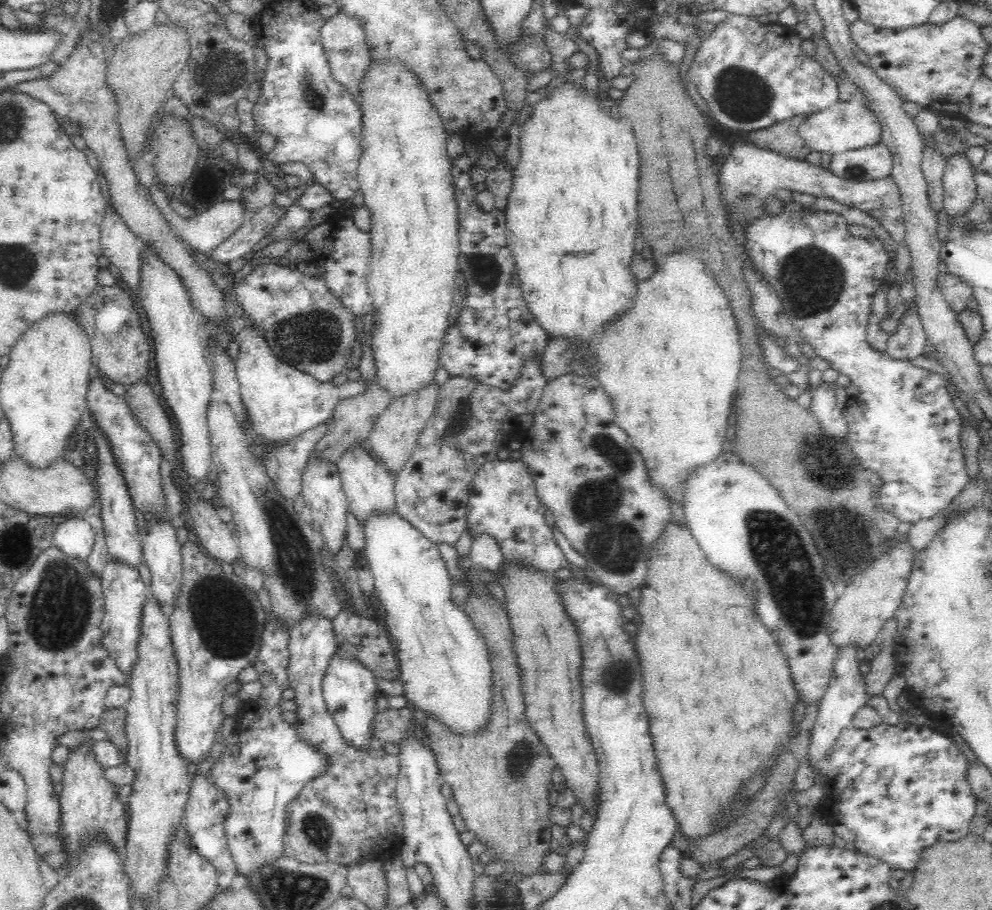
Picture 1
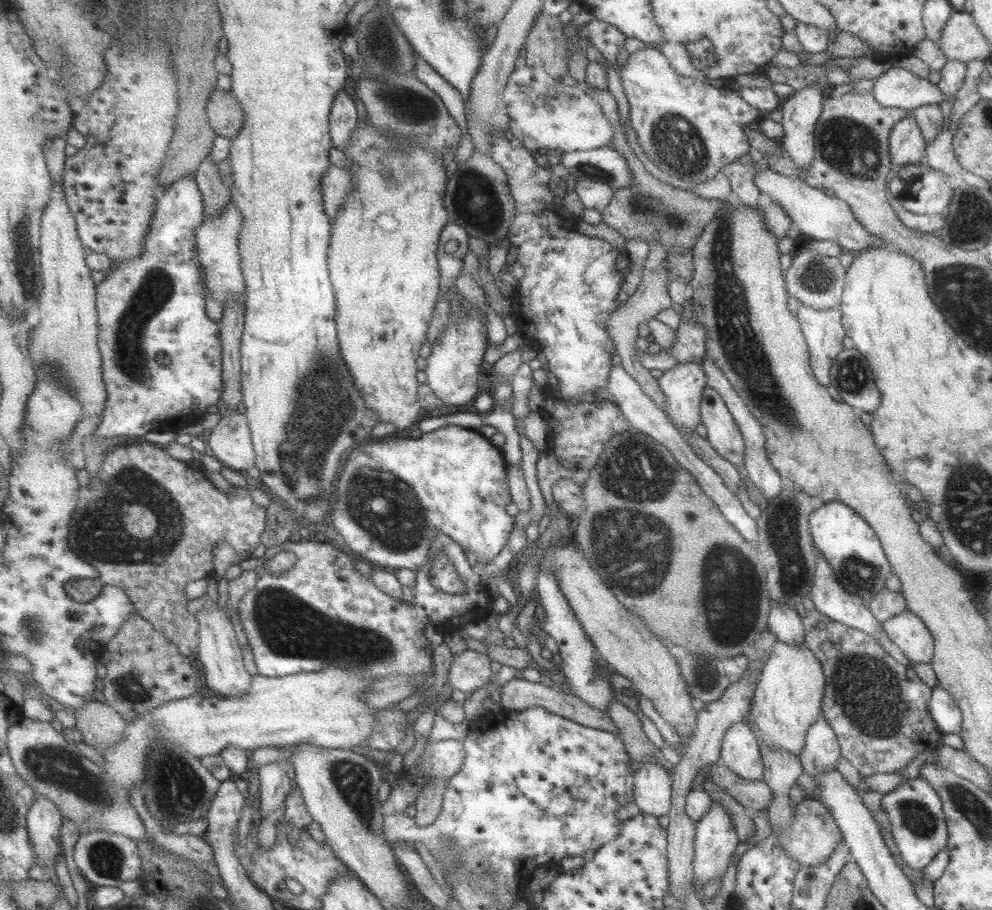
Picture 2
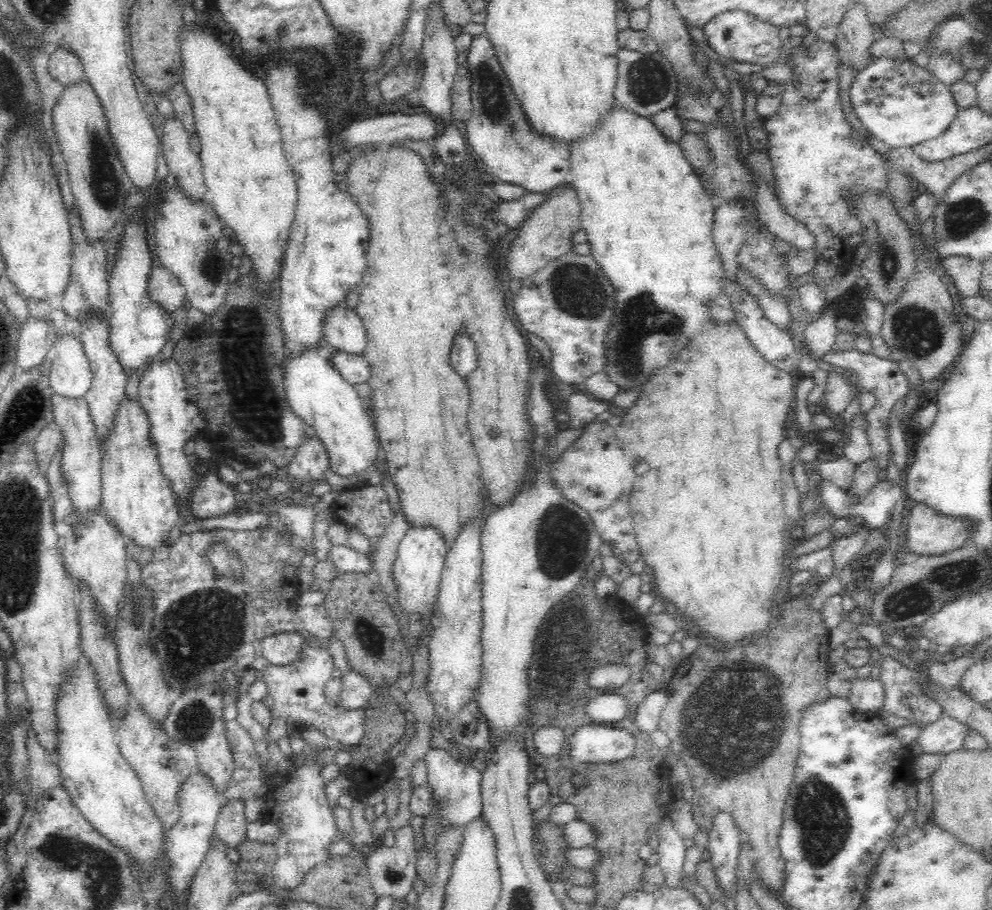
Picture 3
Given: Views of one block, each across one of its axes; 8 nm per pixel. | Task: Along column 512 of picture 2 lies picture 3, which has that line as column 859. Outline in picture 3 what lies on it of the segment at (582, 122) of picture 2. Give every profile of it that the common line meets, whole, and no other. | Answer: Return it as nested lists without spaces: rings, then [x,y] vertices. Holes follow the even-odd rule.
[[[906,59],[875,60],[852,81],[849,97],[862,125],[893,149],[940,137],[961,110],[944,81]]]

